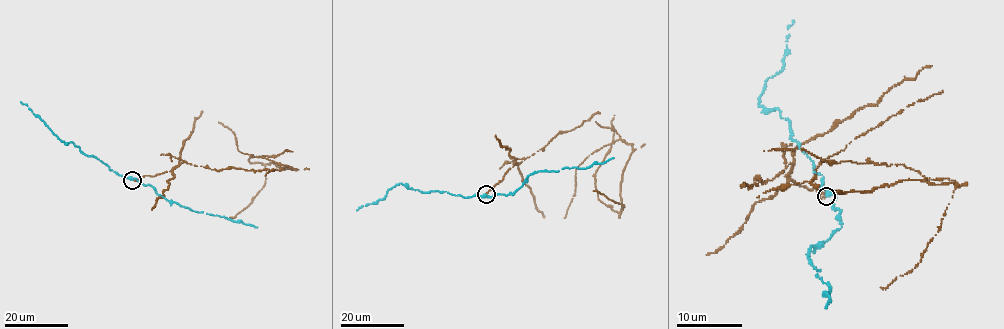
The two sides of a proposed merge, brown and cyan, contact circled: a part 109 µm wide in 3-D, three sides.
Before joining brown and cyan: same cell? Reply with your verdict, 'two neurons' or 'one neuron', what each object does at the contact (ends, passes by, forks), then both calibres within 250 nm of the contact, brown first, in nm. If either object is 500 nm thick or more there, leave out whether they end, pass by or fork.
two neurons | brown ends | cyan passes by | 280/420 nm

